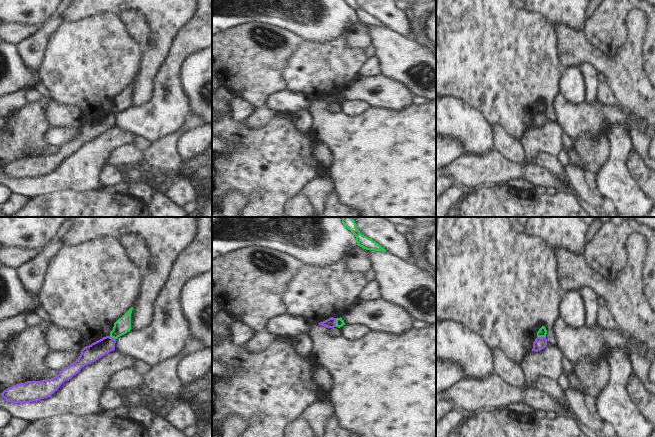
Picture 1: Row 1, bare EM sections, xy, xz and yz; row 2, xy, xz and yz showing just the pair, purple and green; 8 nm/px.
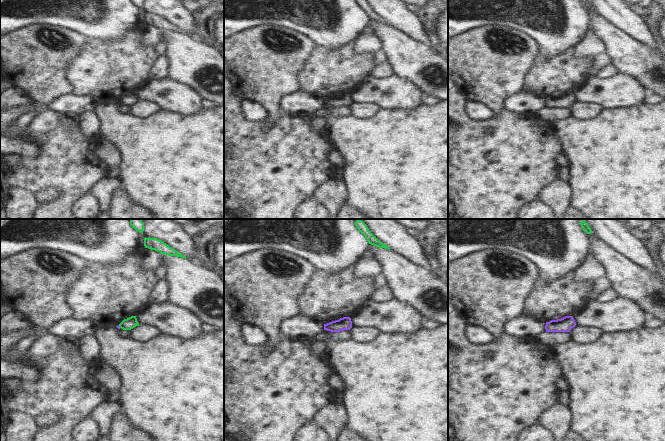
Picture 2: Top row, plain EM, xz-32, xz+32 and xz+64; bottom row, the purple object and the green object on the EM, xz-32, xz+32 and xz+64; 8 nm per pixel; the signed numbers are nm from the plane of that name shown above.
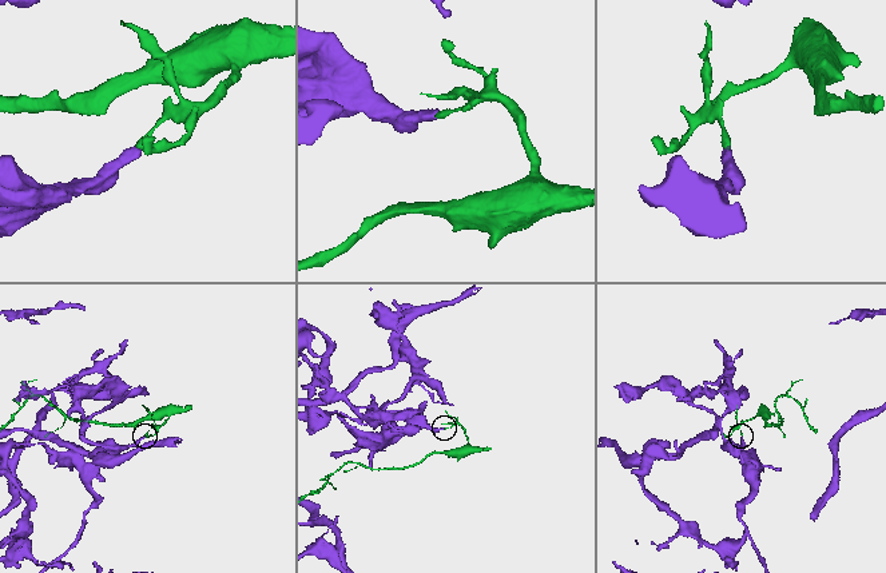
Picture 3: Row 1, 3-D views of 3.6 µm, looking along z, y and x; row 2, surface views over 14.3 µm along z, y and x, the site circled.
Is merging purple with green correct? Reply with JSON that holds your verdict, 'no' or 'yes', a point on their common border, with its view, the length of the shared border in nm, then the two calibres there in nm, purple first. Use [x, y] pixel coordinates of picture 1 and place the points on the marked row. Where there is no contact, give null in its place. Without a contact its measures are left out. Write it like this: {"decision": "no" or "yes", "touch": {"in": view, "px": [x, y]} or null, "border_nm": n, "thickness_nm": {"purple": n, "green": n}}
{"decision": "no", "touch": {"in": "xz", "px": [335, 321]}, "border_nm": 70, "thickness_nm": {"purple": 80, "green": 70}}

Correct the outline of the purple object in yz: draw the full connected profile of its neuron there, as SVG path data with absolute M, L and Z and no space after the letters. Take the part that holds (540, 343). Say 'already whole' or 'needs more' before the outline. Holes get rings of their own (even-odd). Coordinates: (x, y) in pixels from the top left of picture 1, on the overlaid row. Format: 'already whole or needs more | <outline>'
already whole | M537 337L535 341L533 342L533 349L532 351L538 352L542 349L544 349L547 345L547 339L546 337Z

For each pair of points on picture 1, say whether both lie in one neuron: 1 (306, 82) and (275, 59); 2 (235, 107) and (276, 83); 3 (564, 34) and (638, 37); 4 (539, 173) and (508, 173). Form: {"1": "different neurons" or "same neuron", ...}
{"1": "different neurons", "2": "different neurons", "3": "same neuron", "4": "same neuron"}

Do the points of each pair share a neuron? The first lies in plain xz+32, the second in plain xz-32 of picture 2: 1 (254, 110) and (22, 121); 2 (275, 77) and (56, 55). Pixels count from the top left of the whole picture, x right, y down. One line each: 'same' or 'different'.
1: same
2: same

